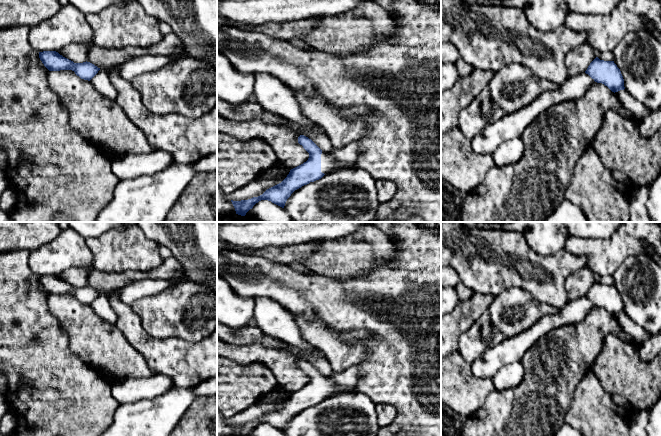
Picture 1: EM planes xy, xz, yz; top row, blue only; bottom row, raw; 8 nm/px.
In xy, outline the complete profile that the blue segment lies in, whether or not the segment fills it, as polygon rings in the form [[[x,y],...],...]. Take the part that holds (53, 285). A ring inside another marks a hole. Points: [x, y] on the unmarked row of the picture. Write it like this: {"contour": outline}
{"contour": [[[136,222],[138,227],[142,230],[145,236],[159,245],[169,248],[172,255],[181,263],[183,268],[183,275],[178,279],[143,279],[132,282],[124,288],[113,291],[110,293],[100,293],[90,286],[74,287],[73,285],[63,281],[56,275],[43,275],[39,276],[39,282],[44,290],[49,295],[60,295],[60,294],[72,294],[81,303],[90,305],[98,296],[101,294],[109,296],[116,292],[117,297],[124,303],[132,305],[135,301],[147,297],[156,295],[160,292],[165,291],[169,287],[176,285],[182,281],[193,281],[199,284],[205,284],[210,287],[217,295],[217,222]]]}

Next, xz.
{"contour": [[[304,359],[298,361],[298,367],[309,377],[308,384],[291,393],[287,401],[281,407],[267,413],[262,419],[248,424],[231,424],[236,436],[248,436],[261,424],[271,425],[272,427],[284,432],[287,423],[295,414],[309,408],[310,406],[321,403],[325,398],[329,397],[335,389],[356,389],[358,379],[361,375],[361,366],[359,364],[340,373],[334,372],[331,376],[323,376],[311,363]]]}

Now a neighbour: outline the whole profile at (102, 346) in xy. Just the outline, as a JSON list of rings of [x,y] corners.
[[[72,294],[49,295],[47,304],[51,314],[67,333],[72,353],[95,371],[106,373],[111,384],[126,378],[154,375],[145,358],[128,342],[117,326],[100,318],[90,305],[81,303]]]

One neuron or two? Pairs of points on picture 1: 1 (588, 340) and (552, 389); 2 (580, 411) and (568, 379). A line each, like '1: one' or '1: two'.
1: one
2: two

